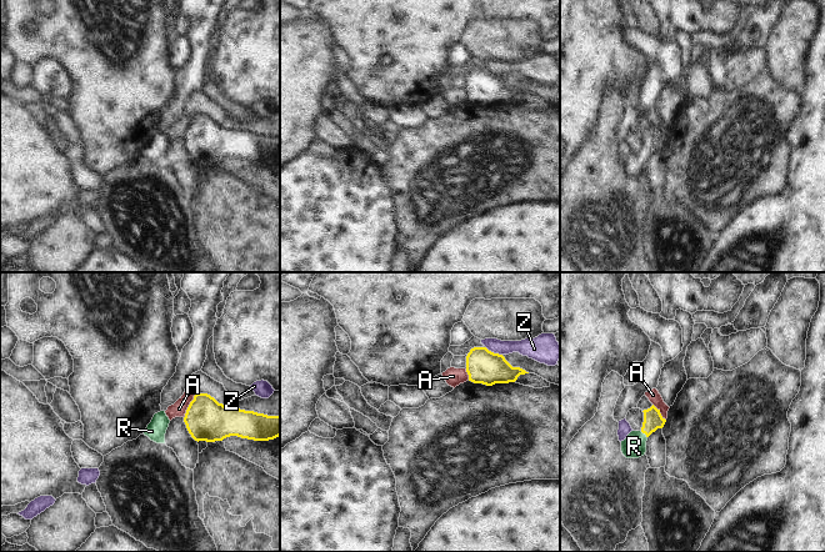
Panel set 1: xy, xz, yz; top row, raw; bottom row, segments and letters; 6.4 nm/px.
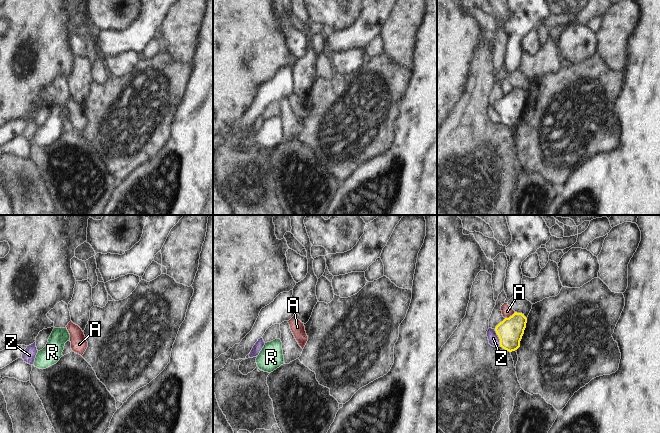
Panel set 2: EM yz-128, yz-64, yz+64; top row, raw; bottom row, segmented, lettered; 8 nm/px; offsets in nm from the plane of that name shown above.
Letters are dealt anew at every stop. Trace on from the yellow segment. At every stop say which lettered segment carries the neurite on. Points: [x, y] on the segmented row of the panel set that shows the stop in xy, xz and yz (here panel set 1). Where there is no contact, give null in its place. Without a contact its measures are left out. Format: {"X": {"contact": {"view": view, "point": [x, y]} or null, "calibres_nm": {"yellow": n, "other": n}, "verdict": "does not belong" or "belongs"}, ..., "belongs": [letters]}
{"A": {"contact": {"view": "xy", "point": [189, 406]}, "calibres_nm": {"yellow": 280, "other": 100}, "verdict": "does not belong"}, "R": {"contact": {"view": "yz", "point": [644, 432]}, "calibres_nm": {"yellow": 130, "other": 160}, "verdict": "belongs"}, "Z": {"contact": {"view": "xz", "point": [493, 352]}, "calibres_nm": {"yellow": 220, "other": 120}, "verdict": "does not belong"}, "belongs": ["R"]}

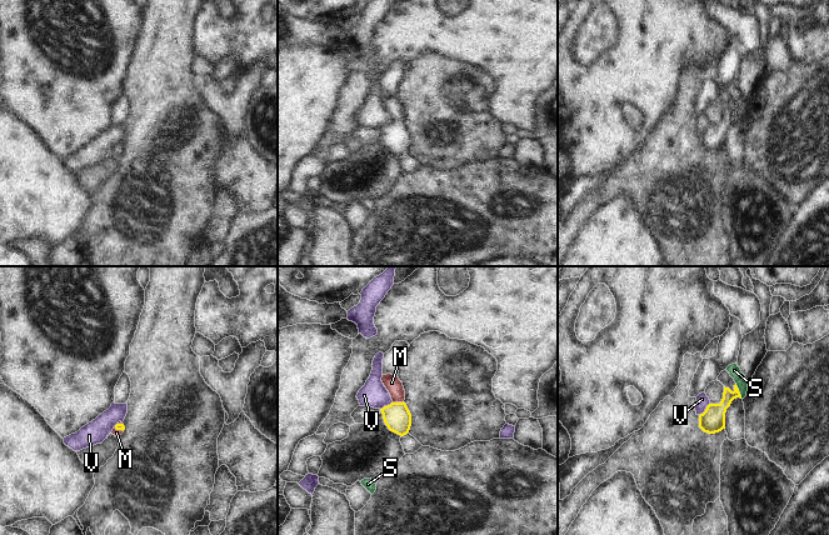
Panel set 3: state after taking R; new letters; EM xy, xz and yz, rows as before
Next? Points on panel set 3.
{"M": {"contact": {"view": "xz", "point": [398, 403]}, "calibres_nm": {"yellow": 180, "other": 100}, "verdict": "belongs"}, "S": {"contact": {"view": "yz", "point": [738, 390]}, "calibres_nm": {"yellow": 160, "other": 80}, "verdict": "does not belong"}, "V": {"contact": {"view": "yz", "point": [705, 409]}, "calibres_nm": {"yellow": 160, "other": 80}, "verdict": "does not belong"}, "belongs": ["M"]}

